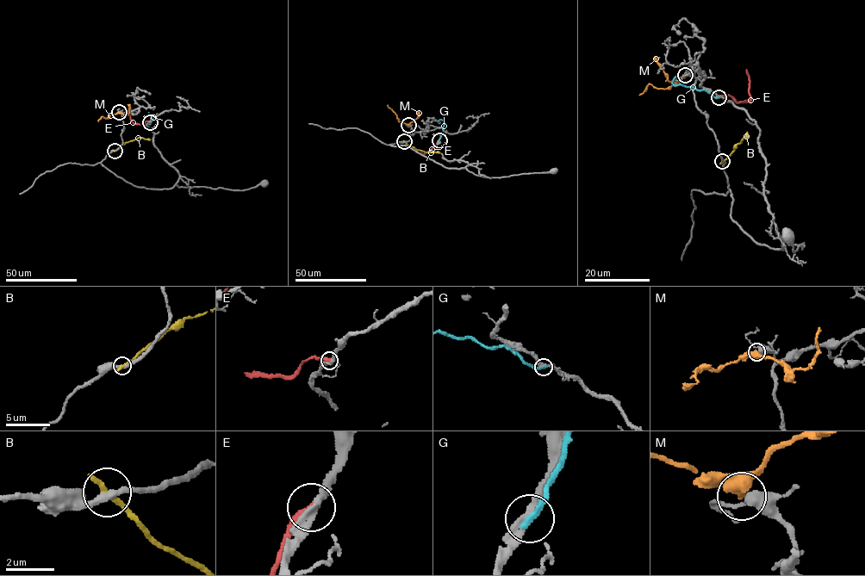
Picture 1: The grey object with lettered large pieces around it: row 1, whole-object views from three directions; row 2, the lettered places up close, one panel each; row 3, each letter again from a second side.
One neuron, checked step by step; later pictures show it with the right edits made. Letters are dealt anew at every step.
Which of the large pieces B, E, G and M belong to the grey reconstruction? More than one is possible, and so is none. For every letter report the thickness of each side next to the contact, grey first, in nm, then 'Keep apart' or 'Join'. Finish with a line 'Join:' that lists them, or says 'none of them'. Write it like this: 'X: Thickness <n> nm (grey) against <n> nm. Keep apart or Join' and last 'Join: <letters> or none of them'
B: Thickness 260 nm (grey) against 280 nm. Keep apart
E: Thickness 320 nm (grey) against 280 nm. Keep apart
G: Thickness 320 nm (grey) against 280 nm. Keep apart
M: Thickness 440 nm (grey) against 440 nm. Keep apart
Join: none of them

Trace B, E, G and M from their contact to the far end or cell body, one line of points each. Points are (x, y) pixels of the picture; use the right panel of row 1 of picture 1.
B: (722, 161), (746, 133), (747, 138)
E: (718, 96), (730, 95), (736, 102), (749, 101), (751, 97), (746, 69)
G: (718, 97), (692, 86), (673, 84), (671, 83), (677, 76)
M: (686, 75), (667, 89), (656, 89), (649, 83), (639, 95)

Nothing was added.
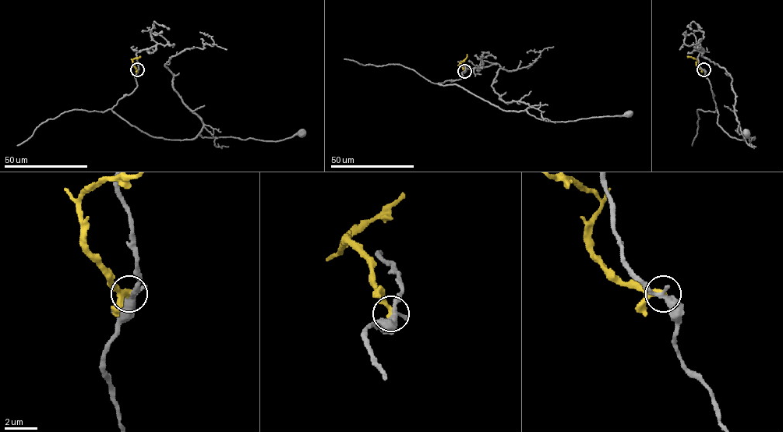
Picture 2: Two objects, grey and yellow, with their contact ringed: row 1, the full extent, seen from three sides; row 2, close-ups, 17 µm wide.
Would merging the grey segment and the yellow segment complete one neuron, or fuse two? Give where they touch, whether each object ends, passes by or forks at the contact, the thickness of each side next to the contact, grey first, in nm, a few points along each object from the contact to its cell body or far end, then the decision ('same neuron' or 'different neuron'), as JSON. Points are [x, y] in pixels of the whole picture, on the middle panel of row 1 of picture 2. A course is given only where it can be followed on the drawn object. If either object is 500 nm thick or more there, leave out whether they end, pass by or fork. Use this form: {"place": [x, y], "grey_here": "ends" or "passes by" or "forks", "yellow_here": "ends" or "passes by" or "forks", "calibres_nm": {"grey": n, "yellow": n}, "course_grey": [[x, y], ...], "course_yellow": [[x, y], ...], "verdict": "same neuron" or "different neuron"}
{"place": [464, 71], "grey_here": "passes by", "yellow_here": "ends", "calibres_nm": {"grey": 400, "yellow": 360}, "course_grey": [[464, 71], [463, 78], [439, 84], [456, 84], [503, 110], [526, 110], [548, 121], [629, 113]], "course_yellow": [[464, 71], [460, 64], [467, 54]], "verdict": "different neuron"}

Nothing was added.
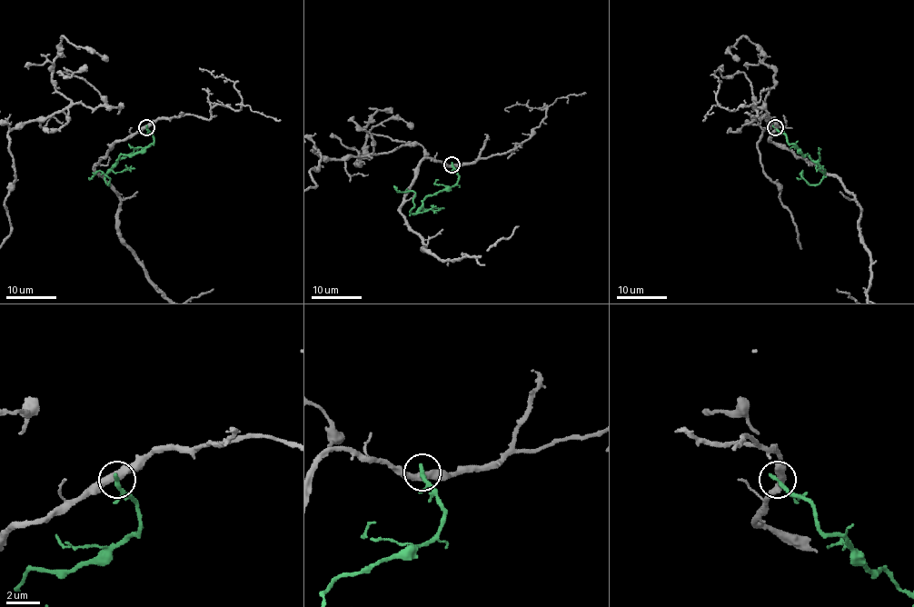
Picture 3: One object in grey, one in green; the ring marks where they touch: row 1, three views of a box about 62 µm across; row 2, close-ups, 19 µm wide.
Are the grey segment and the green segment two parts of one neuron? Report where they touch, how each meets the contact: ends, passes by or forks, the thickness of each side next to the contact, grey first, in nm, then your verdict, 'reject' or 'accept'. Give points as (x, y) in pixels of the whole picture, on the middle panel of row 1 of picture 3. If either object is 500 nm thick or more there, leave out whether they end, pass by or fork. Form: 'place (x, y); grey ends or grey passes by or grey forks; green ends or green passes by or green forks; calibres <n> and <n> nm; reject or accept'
place (452, 164); grey passes by; green ends; calibres 440 and 300 nm; reject

